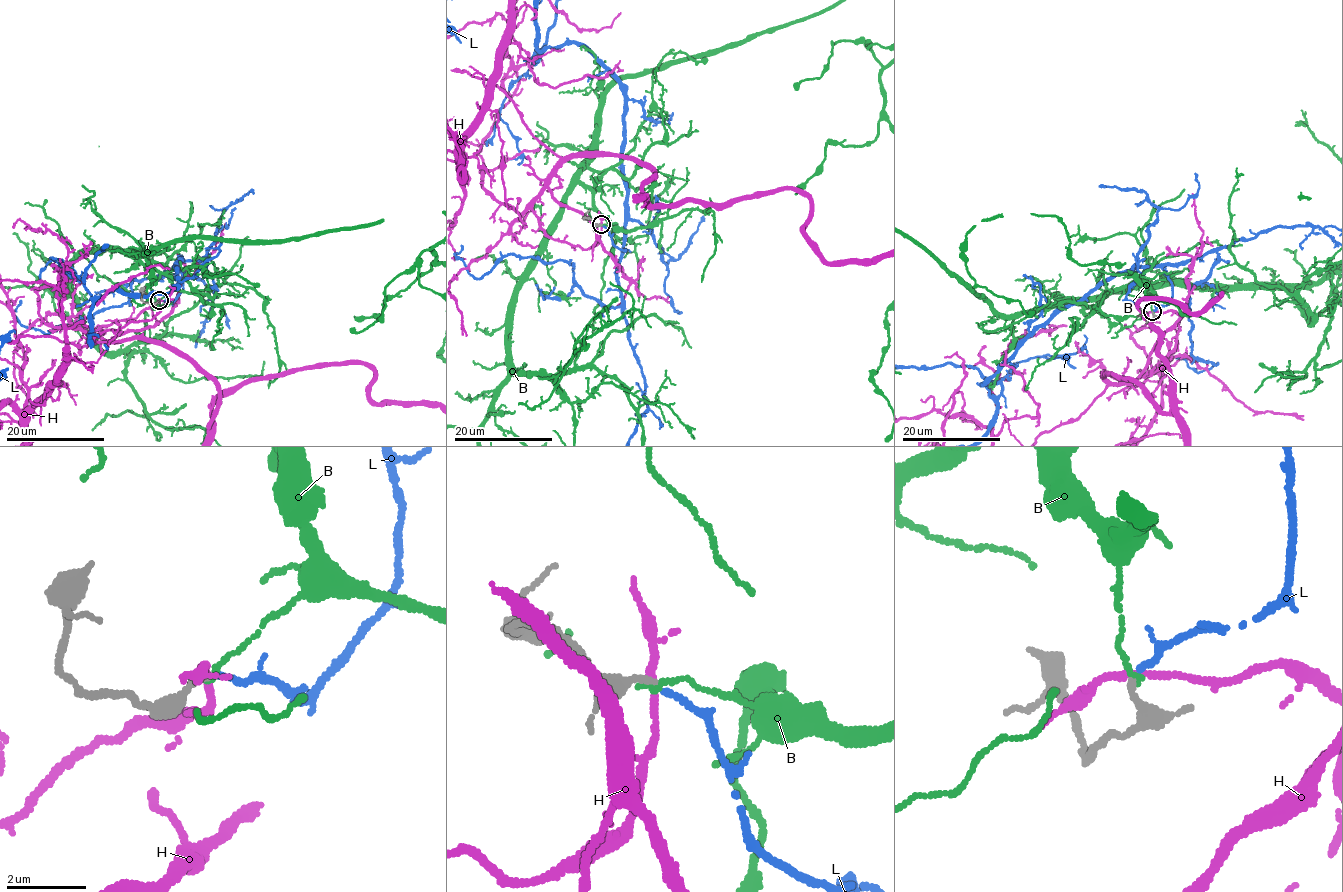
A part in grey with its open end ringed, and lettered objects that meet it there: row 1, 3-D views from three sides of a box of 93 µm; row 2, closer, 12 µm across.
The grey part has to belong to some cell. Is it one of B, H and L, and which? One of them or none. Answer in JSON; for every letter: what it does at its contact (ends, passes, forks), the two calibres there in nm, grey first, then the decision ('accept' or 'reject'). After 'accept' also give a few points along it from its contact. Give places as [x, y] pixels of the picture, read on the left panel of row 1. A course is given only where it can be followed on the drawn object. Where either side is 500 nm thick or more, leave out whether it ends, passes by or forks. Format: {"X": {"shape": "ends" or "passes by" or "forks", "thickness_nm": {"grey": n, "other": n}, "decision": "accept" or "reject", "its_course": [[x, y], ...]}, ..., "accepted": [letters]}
{"B": {"shape": "ends", "thickness_nm": {"grey": 240, "other": 120}, "decision": "reject"}, "H": {"shape": "forks", "thickness_nm": {"grey": 190, "other": 130}, "decision": "reject"}, "L": {"shape": "ends", "thickness_nm": {"grey": 170, "other": 150}, "decision": "accept"}, "accepted": ["L"]}

